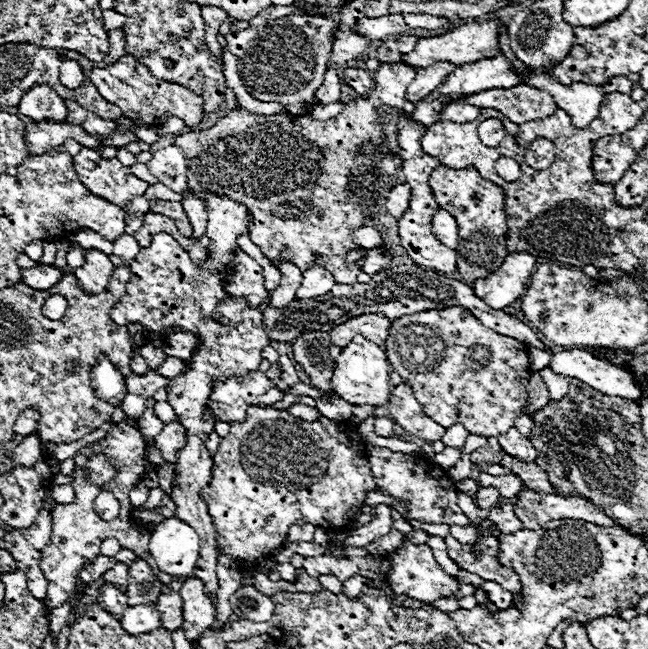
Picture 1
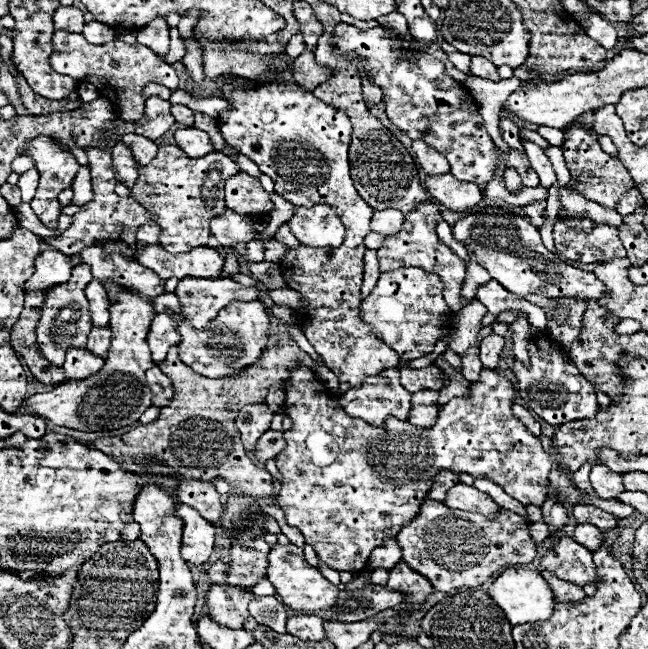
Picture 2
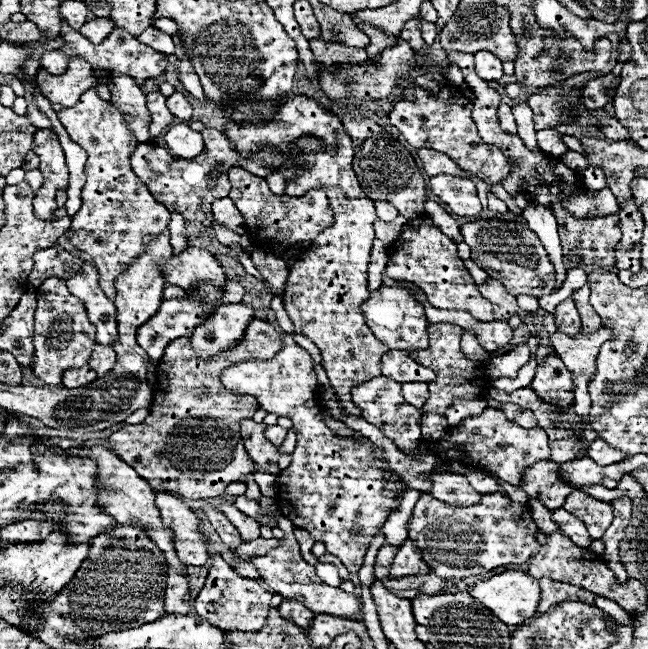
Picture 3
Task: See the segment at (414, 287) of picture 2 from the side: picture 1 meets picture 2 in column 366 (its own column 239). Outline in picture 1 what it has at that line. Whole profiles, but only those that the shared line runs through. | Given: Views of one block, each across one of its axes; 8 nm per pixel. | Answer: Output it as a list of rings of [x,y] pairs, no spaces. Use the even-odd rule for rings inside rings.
[[[230,296],[224,298],[216,304],[216,310],[212,312],[212,318],[220,324],[226,324],[230,328],[236,328],[242,322],[242,312],[248,308],[248,300],[246,298],[238,298],[238,296]]]

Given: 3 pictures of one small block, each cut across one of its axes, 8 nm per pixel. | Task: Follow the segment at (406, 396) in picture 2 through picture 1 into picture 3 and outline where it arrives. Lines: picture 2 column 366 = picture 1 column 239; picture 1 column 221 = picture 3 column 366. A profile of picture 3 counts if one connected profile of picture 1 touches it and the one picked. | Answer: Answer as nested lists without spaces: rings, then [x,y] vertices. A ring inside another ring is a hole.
[[[376,376],[374,380],[368,380],[366,384],[360,384],[354,388],[354,404],[362,408],[362,418],[370,424],[374,424],[386,438],[390,438],[402,452],[414,452],[422,440],[420,432],[420,418],[422,412],[414,408],[412,404],[404,402],[400,394],[400,384],[386,378],[386,376]]]

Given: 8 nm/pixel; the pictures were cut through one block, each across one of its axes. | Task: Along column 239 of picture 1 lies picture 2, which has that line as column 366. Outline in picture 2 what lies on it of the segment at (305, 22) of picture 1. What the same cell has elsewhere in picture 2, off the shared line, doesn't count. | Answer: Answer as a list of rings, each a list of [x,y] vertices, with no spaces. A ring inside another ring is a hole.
[[[340,22],[334,30],[332,44],[342,52],[356,52],[358,70],[366,68],[370,80],[378,84],[384,92],[386,114],[400,130],[404,130],[412,140],[424,140],[436,152],[444,154],[452,166],[452,174],[458,180],[474,182],[478,186],[486,186],[494,174],[496,164],[504,162],[508,168],[516,168],[522,176],[524,186],[538,186],[538,174],[532,170],[528,156],[522,150],[510,150],[508,156],[502,156],[488,136],[478,106],[464,84],[452,80],[444,74],[442,62],[434,60],[426,54],[412,56],[412,62],[400,60],[400,46],[396,44],[400,34],[386,28],[358,30],[350,24]]]

